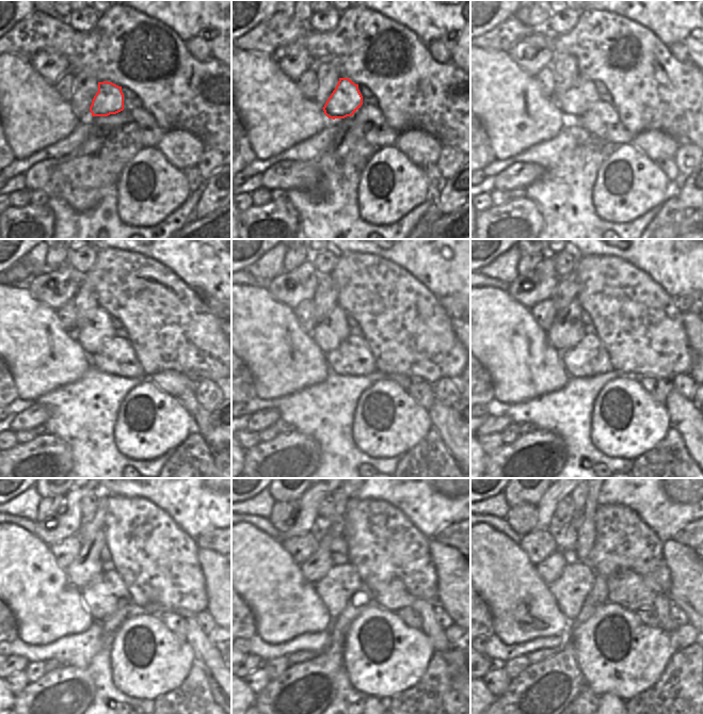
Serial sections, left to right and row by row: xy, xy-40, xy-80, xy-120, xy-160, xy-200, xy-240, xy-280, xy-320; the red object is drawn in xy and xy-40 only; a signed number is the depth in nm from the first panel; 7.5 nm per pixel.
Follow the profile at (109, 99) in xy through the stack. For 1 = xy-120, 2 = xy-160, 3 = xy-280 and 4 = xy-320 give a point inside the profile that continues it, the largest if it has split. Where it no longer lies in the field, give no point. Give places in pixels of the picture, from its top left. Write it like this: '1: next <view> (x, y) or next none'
1: next xy-120 (91, 337)
2: next xy-160 (329, 334)
3: next xy-280 (315, 568)
4: next xy-320 (550, 569)

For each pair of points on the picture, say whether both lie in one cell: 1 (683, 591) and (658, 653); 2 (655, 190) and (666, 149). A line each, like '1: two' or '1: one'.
1: two
2: two

